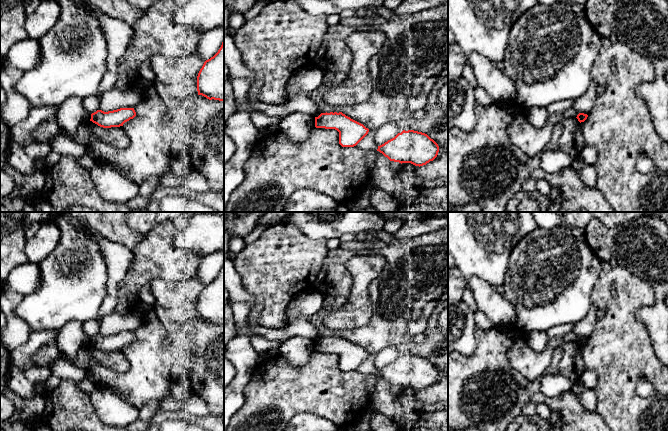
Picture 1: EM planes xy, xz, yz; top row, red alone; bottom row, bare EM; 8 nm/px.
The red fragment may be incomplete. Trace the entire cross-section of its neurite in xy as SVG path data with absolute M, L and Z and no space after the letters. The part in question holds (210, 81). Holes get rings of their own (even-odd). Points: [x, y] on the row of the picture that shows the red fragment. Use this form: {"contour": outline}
{"contour": "M224 40L218 52L206 60L197 76L198 95L224 101Z"}

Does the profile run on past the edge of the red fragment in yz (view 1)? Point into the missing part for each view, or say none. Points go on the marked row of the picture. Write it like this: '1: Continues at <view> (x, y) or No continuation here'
1: No continuation here

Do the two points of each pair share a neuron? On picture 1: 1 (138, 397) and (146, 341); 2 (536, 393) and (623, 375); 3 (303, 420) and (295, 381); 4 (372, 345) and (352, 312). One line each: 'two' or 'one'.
1: one
2: two
3: two
4: two

